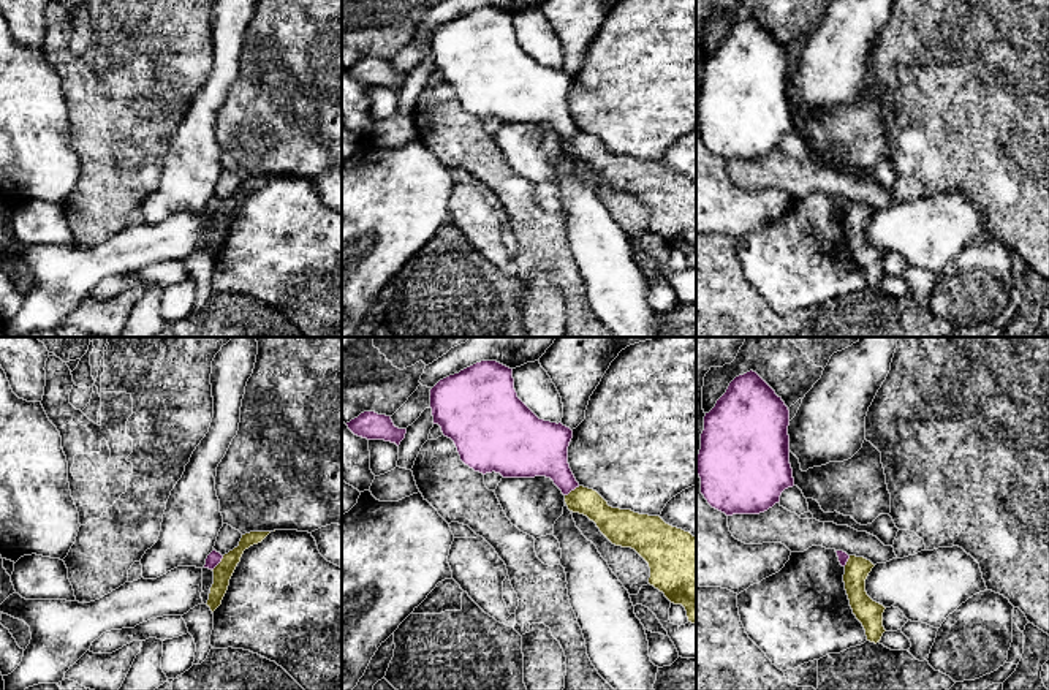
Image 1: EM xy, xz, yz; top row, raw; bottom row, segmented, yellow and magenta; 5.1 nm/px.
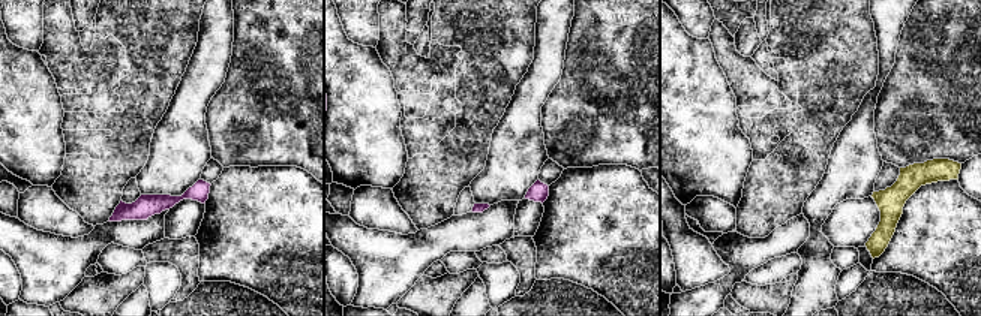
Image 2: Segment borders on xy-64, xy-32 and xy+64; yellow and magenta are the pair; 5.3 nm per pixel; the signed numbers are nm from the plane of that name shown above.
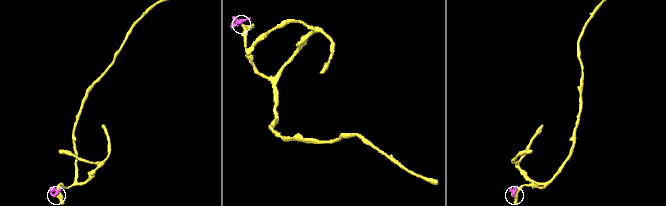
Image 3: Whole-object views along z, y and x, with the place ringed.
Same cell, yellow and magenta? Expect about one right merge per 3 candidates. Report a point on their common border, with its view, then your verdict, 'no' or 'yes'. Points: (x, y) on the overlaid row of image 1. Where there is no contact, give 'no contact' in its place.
meets yellow in xy at (219, 564); no

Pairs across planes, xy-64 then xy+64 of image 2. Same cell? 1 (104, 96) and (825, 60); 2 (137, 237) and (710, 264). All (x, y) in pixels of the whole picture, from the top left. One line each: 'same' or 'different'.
1: same
2: different

